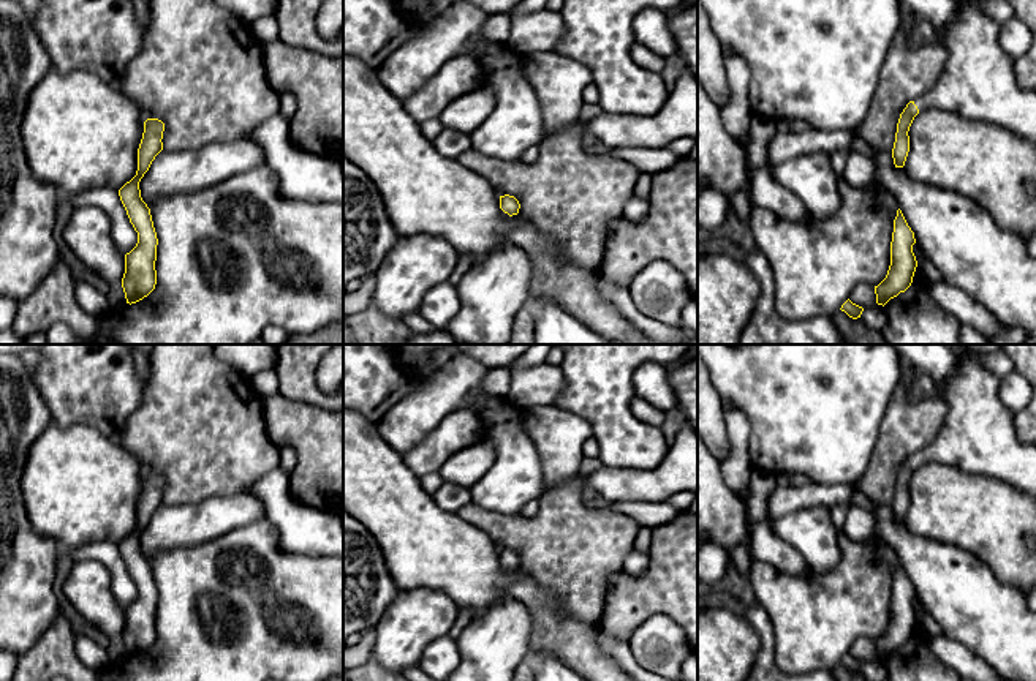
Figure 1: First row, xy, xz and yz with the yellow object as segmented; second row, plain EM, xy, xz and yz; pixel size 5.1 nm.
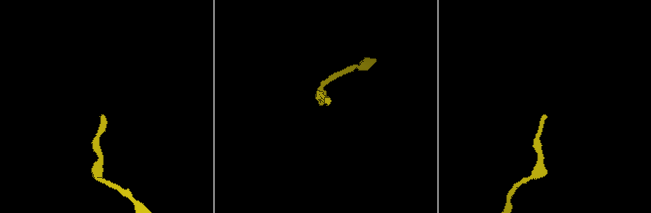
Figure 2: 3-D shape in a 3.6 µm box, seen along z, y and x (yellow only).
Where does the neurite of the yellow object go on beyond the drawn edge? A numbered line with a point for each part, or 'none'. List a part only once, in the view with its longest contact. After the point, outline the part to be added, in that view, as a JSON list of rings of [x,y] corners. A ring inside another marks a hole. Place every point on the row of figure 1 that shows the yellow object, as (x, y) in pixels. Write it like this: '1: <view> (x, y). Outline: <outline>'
1: yz (978, 81). Outline: [[[977,0],[960,2],[952,25],[941,44],[947,58],[936,85],[914,100],[919,111],[938,107],[968,120],[987,122],[1036,144],[1036,93],[1019,85],[1015,57],[1009,57],[1000,44],[1001,24],[990,19]]]

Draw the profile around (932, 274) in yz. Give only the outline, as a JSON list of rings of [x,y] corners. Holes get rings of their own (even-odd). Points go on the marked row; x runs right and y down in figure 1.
[[[917,243],[913,245],[913,253],[916,256],[917,265],[924,272],[925,278],[928,281],[944,281],[941,272],[936,269],[936,265],[922,253],[921,246]]]

